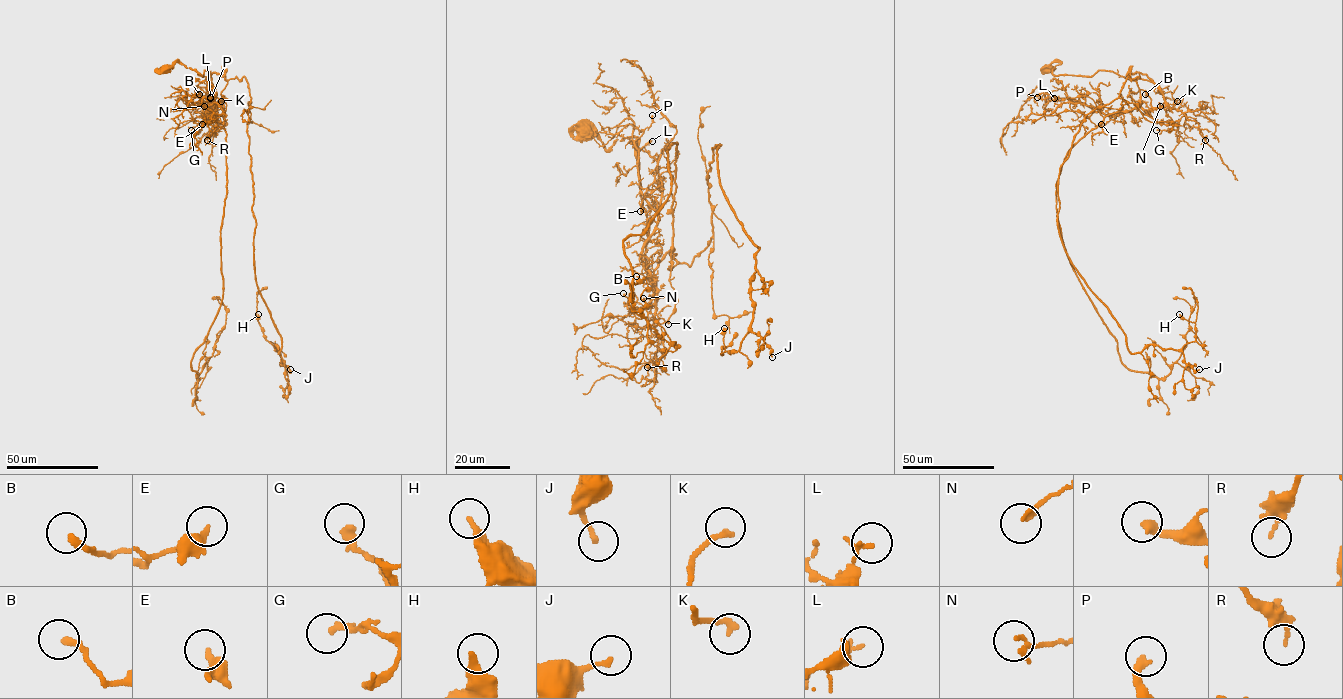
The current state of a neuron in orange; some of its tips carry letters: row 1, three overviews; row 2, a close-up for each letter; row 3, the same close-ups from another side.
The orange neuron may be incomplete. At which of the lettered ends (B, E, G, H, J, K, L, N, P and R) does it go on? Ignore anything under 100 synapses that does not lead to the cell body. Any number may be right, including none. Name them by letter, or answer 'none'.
none

